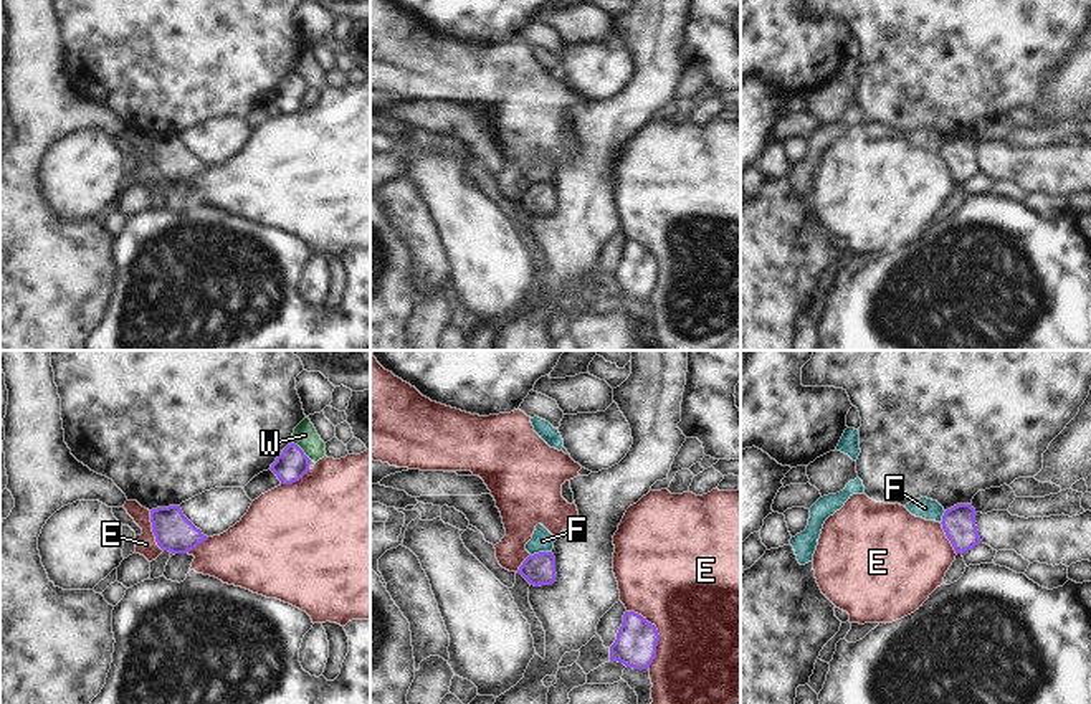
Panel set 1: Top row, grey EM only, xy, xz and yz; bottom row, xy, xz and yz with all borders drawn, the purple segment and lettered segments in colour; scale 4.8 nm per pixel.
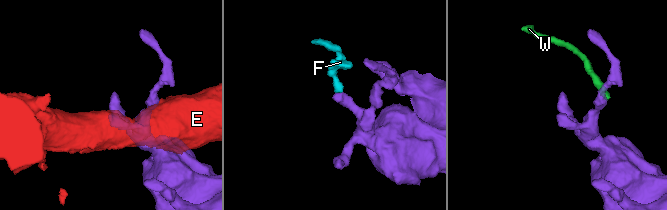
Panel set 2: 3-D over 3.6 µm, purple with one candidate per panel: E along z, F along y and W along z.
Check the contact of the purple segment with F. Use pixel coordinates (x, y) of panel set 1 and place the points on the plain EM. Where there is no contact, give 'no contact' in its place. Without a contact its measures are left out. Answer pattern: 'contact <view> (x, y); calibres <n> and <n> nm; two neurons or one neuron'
contact xz (541, 182); calibres 160 and 110 nm; two neurons

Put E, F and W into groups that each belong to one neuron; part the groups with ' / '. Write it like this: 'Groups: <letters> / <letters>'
Groups: E W / F.

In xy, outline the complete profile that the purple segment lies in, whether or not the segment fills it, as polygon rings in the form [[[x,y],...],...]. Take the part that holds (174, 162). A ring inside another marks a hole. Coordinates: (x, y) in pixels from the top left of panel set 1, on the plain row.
[[[180,136],[152,139],[150,152],[157,175],[172,183],[187,183],[208,169],[183,145]]]

